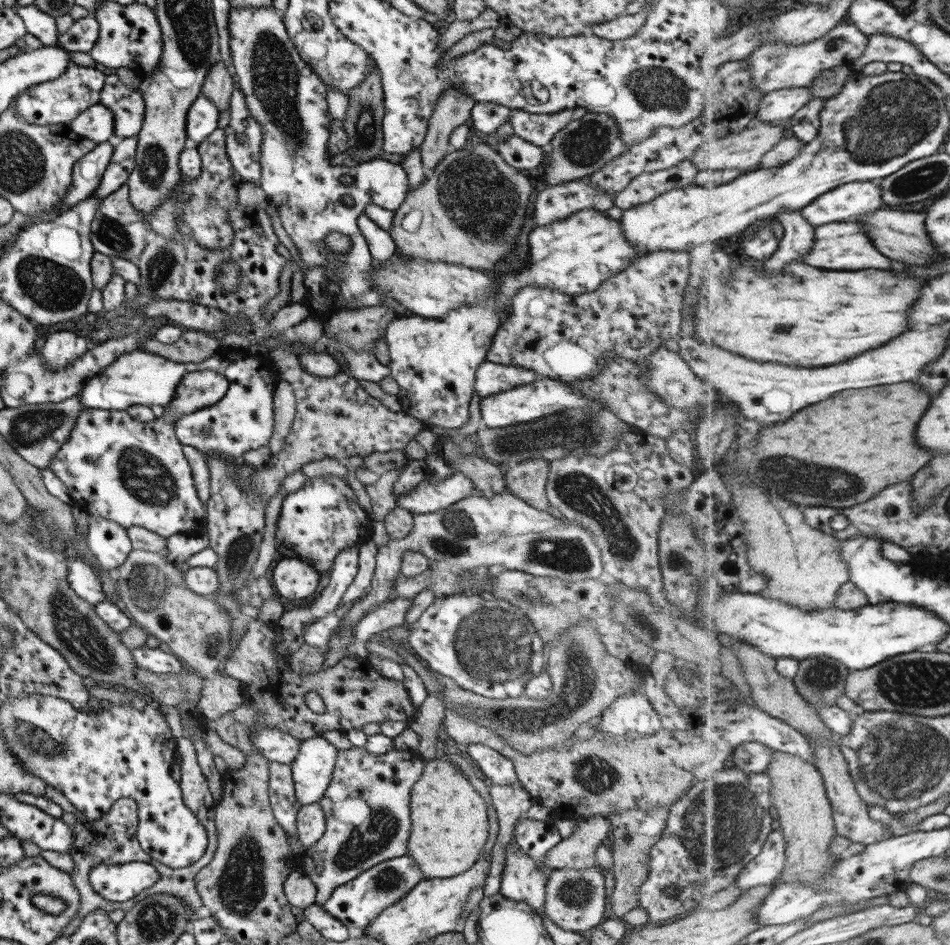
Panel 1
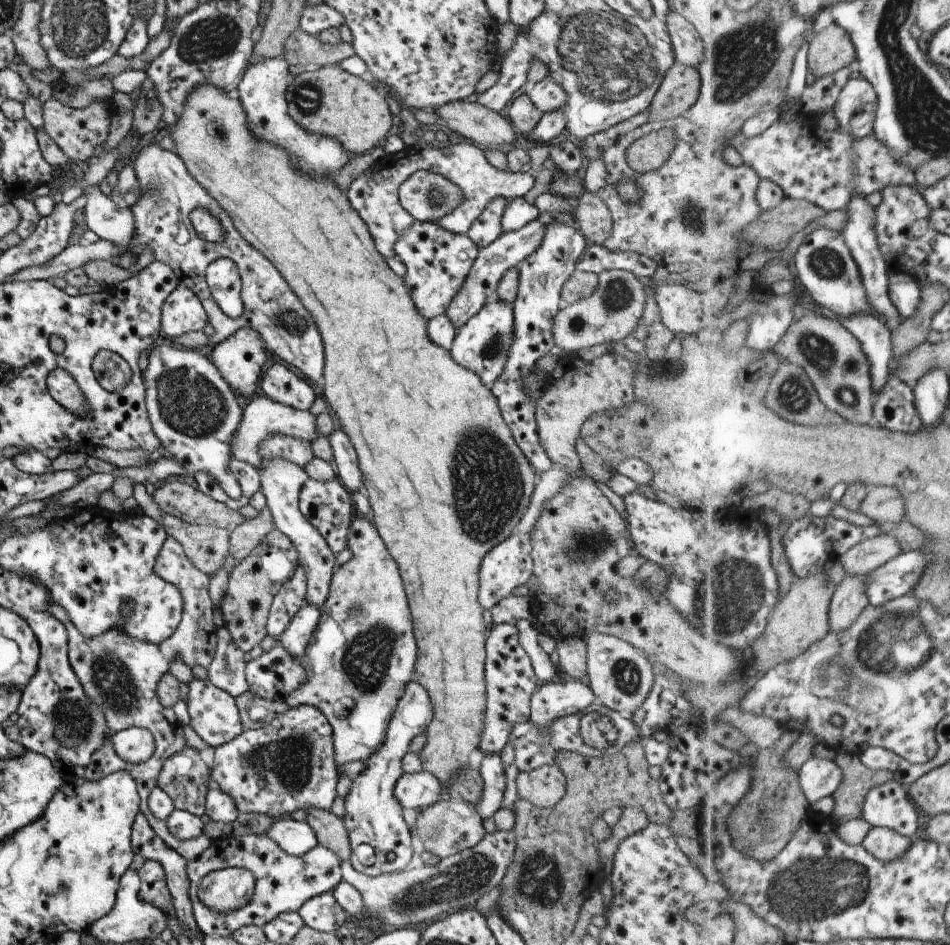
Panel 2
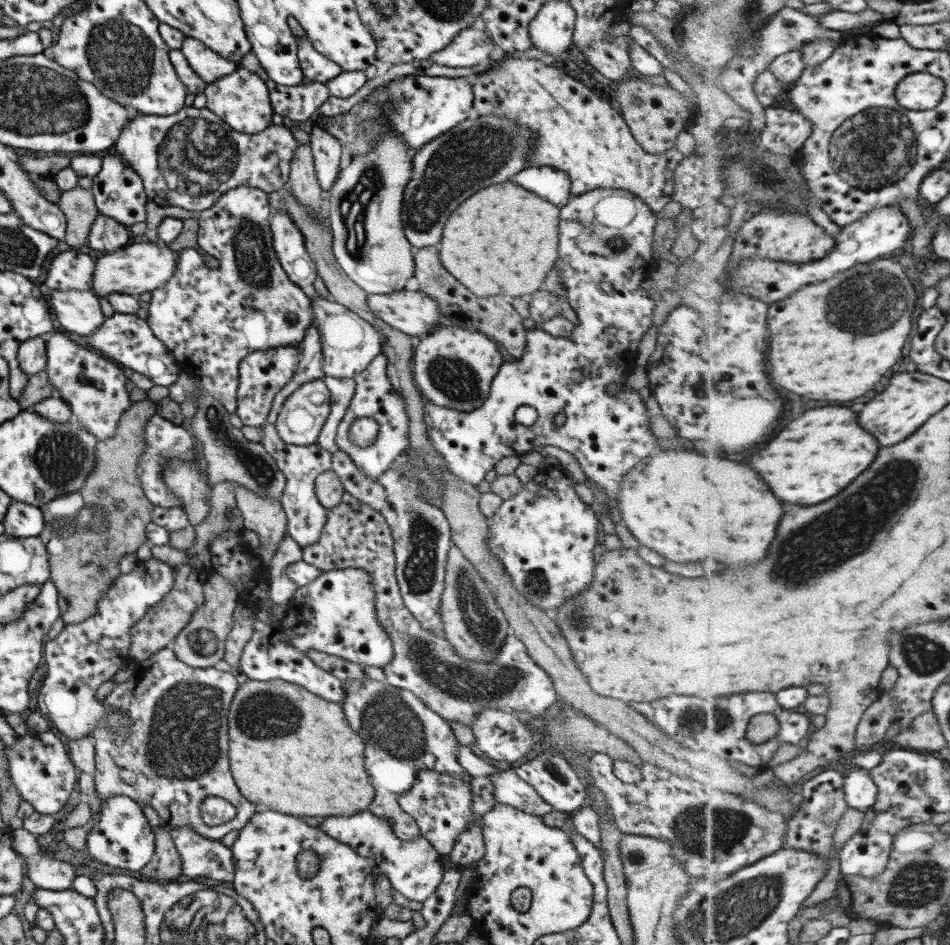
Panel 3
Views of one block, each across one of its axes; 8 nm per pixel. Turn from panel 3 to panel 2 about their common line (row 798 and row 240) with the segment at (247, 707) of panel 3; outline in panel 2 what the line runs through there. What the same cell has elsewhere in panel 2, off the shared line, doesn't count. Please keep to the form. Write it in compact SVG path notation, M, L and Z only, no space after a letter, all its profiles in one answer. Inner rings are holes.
M197 84L193 90L189 90L177 122L173 126L167 127L168 134L175 143L173 152L183 162L189 175L207 192L208 196L213 198L213 201L219 204L219 208L227 216L233 218L231 224L233 224L237 234L243 240L247 240L251 248L259 250L279 270L283 280L291 286L295 296L301 300L301 304L305 306L305 310L311 314L311 318L317 324L317 330L319 330L323 346L325 346L325 360L323 360L323 371L321 372L322 386L318 394L329 404L329 408L337 416L341 432L345 436L349 436L349 444L353 444L353 448L357 452L357 466L359 466L359 472L363 476L361 478L363 480L363 491L373 513L374 528L387 553L397 566L411 616L413 635L415 644L417 644L417 662L413 679L427 690L429 700L431 700L433 718L431 718L427 730L425 730L425 744L421 751L418 752L419 760L423 764L423 771L433 774L441 782L441 786L445 788L445 793L447 794L449 780L455 774L455 770L468 767L469 760L467 760L467 756L477 749L479 736L484 726L486 696L483 672L485 659L483 644L485 644L487 634L485 630L488 631L489 627L483 622L483 618L481 618L483 610L477 604L479 564L481 563L481 558L494 545L508 538L511 530L518 526L522 515L528 508L530 495L538 477L537 472L535 472L535 468L531 468L531 464L527 462L523 452L517 448L509 428L505 426L505 422L501 418L496 399L490 390L481 384L479 378L471 370L463 368L463 366L454 362L449 350L445 350L445 348L441 348L441 346L437 346L437 344L433 344L429 340L427 320L417 312L417 308L415 308L413 300L409 297L409 292L407 292L402 278L395 276L389 270L389 266L385 264L381 254L375 250L367 226L349 205L348 199L345 197L346 192L343 192L341 188L337 188L337 184L333 182L330 176L319 178L319 180L311 180L307 176L297 174L289 166L287 150L281 150L281 148L275 148L275 146L269 146L265 142L257 140L249 132L249 124L245 120L245 112L241 107L241 102L238 99L229 98L227 92L223 92L221 88L215 88L213 84Z

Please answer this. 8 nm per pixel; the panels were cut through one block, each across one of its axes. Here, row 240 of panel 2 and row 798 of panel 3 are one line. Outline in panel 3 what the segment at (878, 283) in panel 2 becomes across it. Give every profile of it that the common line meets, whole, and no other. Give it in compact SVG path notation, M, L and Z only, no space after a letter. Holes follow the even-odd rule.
M855 767L845 777L845 798L850 808L867 812L878 800L878 786L866 768Z

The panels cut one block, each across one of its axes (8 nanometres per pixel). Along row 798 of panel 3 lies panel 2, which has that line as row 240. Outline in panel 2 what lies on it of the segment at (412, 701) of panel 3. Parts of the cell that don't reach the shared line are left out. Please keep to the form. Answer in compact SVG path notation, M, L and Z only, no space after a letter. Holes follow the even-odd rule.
M467 143L445 144L439 149L432 148L431 145L417 150L412 146L405 146L395 157L381 158L370 168L363 170L363 174L357 174L357 178L347 186L345 197L367 226L375 250L381 254L385 264L389 266L389 270L401 278L406 274L406 269L403 262L395 255L394 245L397 238L403 235L415 220L407 210L399 205L398 189L401 182L417 170L439 174L461 190L463 198L461 198L459 206L455 206L451 212L447 212L445 216L441 216L439 220L433 222L453 234L466 235L471 223L489 204L489 200L505 198L509 201L523 197L533 186L533 174L499 172L485 160L483 151Z

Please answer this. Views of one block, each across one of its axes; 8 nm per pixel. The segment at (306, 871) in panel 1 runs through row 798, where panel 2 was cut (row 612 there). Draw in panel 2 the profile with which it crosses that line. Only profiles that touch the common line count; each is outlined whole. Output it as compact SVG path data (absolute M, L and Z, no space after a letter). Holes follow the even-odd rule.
M357 516L351 520L347 547L352 556L332 572L327 597L320 607L322 618L309 640L308 648L299 657L299 663L305 670L305 680L284 699L288 708L306 704L317 708L329 722L337 769L335 790L339 798L347 796L352 782L349 776L339 774L339 766L365 761L373 752L377 752L385 740L387 724L397 700L401 699L405 686L413 680L417 662L411 616L397 566L375 528L365 518Z

